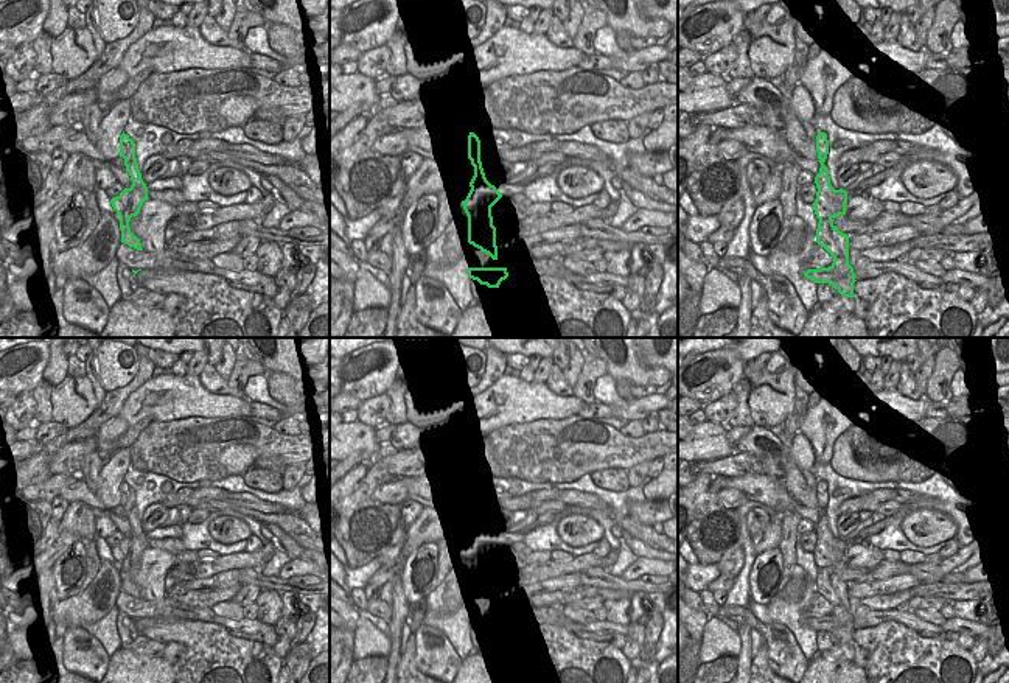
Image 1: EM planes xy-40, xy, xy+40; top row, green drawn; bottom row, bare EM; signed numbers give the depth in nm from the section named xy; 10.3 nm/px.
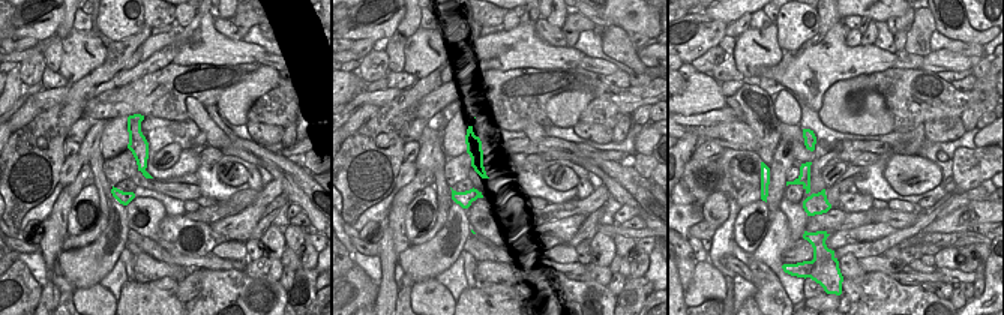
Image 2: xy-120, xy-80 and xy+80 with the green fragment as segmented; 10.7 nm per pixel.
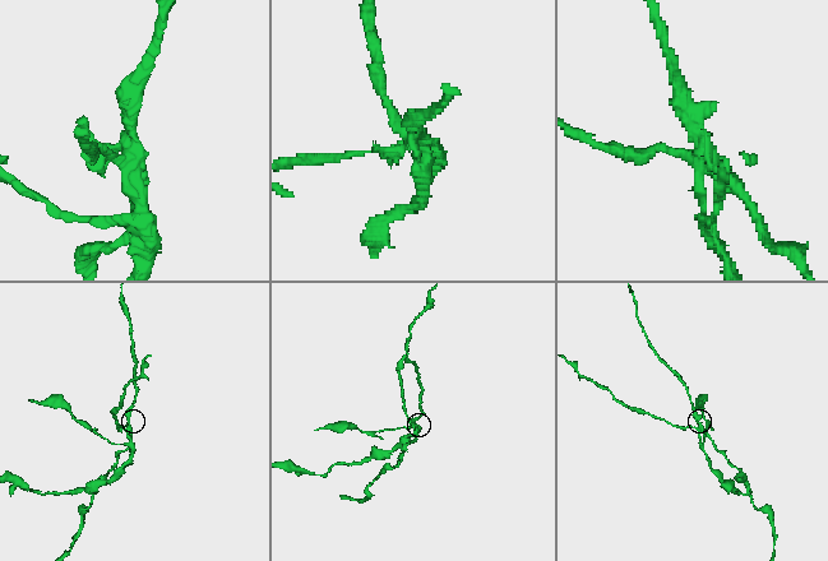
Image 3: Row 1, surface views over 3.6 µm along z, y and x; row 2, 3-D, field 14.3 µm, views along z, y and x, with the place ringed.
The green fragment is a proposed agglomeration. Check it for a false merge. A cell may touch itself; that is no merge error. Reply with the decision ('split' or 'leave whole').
split

